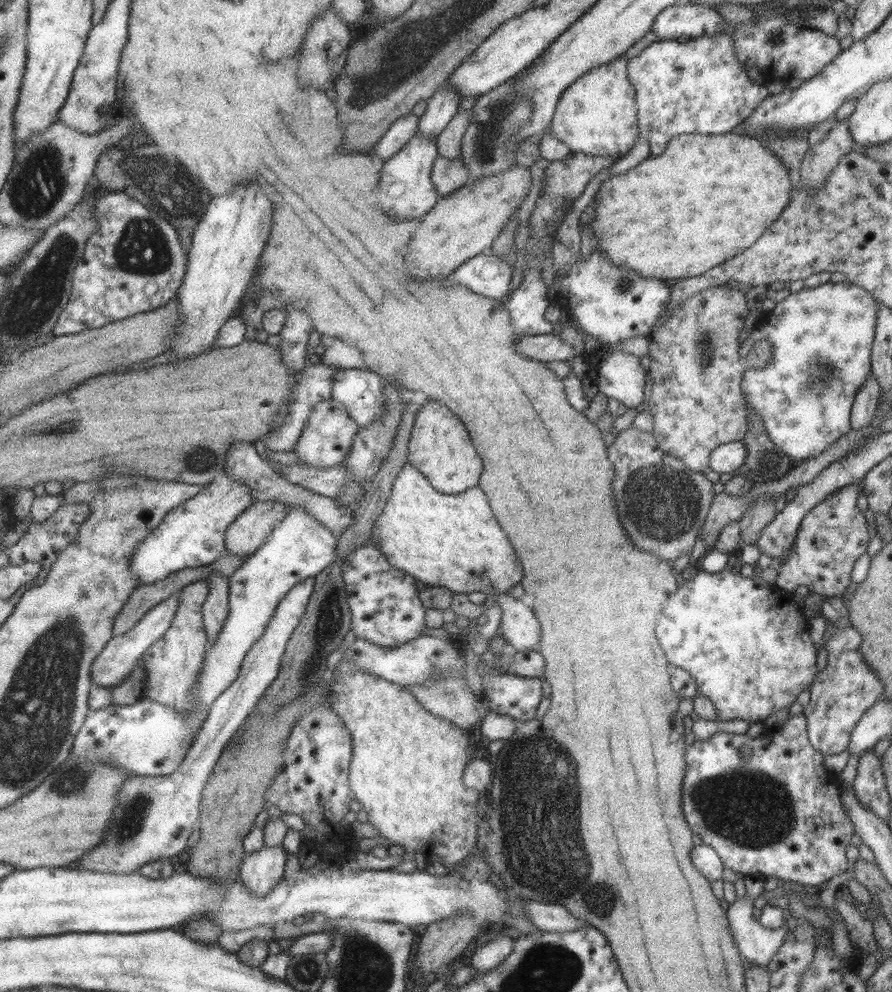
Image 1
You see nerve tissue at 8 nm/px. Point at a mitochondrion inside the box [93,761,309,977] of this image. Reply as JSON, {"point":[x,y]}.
{"point":[129,824]}

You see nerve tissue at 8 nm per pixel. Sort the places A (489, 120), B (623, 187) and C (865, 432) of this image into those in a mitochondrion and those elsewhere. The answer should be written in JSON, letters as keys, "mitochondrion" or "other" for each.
{"A":"mitochondrion","B":"other","C":"other"}

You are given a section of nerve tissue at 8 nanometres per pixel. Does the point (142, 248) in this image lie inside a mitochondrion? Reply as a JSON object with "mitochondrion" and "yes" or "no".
{"mitochondrion":"yes"}

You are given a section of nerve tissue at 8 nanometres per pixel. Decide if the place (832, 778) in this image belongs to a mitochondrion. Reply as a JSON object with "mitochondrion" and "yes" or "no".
{"mitochondrion":"no"}

